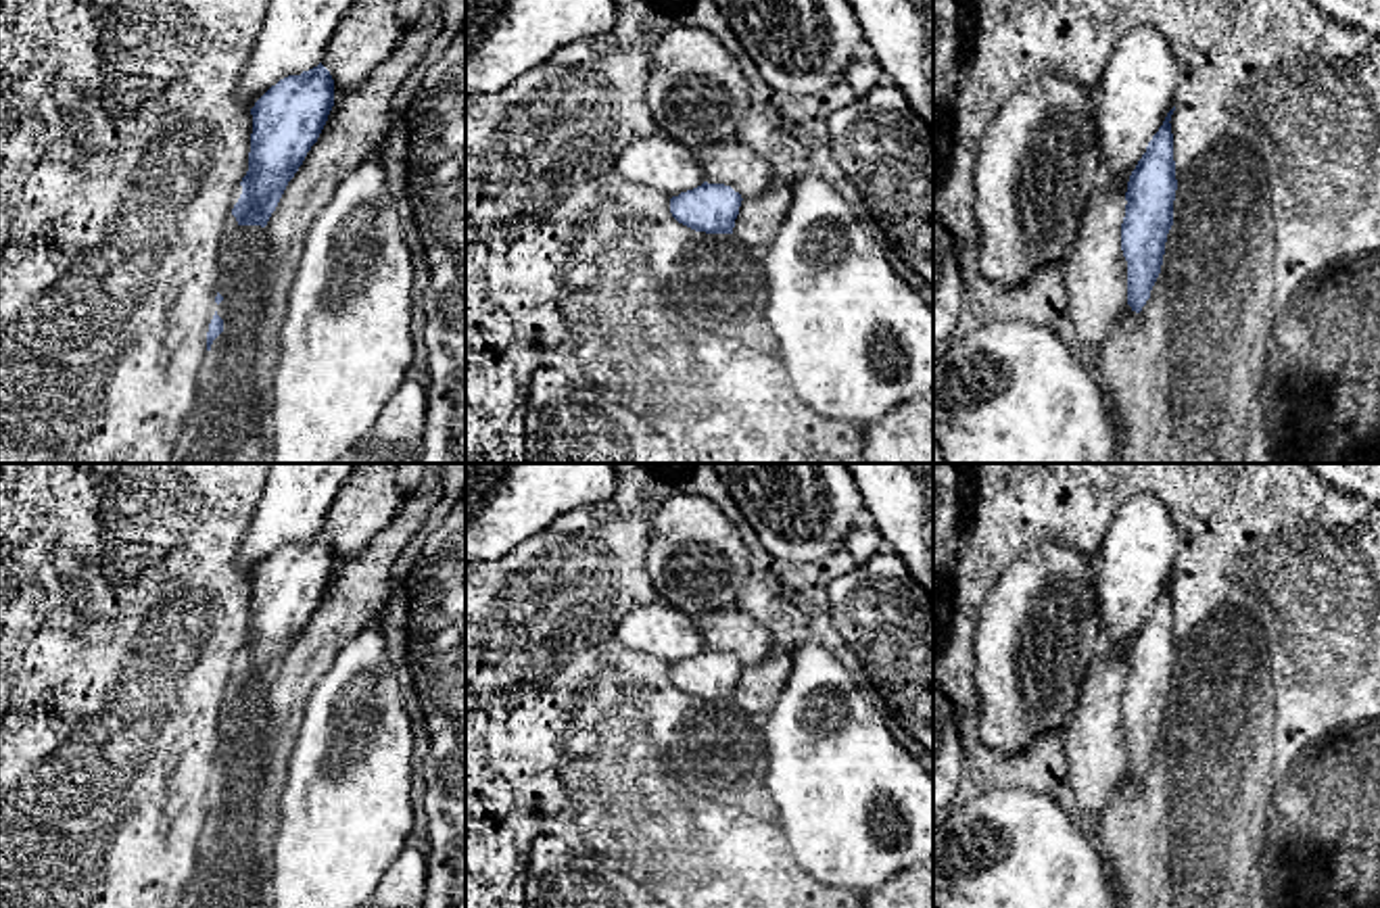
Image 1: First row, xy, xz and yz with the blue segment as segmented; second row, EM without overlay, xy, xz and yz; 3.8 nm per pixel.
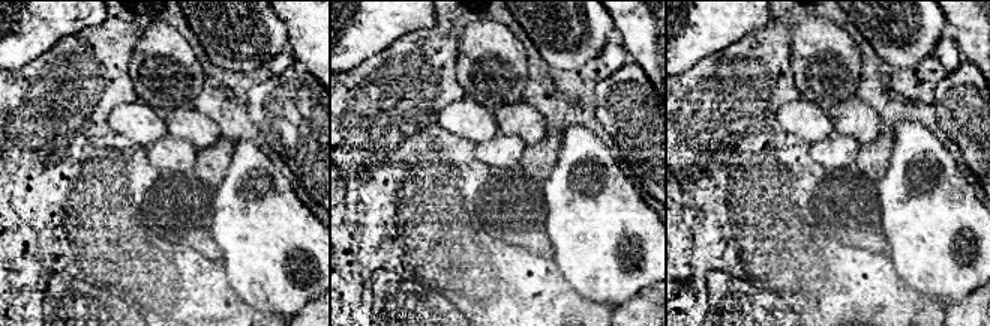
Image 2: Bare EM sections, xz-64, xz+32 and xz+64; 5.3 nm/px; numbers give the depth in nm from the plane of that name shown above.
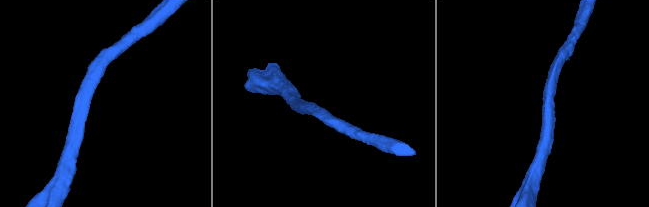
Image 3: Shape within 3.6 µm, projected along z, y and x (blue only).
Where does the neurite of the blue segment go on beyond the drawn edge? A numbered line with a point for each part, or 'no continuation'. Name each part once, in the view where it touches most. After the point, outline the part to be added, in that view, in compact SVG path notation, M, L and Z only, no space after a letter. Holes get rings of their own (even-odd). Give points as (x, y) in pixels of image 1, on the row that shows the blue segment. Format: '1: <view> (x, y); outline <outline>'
no continuation

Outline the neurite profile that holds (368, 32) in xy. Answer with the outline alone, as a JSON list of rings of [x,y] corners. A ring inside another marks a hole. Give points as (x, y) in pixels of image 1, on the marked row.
[[[353,0],[322,58],[334,79],[334,104],[390,56],[401,35],[397,0]]]

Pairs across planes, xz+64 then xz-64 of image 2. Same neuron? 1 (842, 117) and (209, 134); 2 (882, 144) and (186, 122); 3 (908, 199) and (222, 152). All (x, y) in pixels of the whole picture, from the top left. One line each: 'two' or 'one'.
1: one
2: two
3: two

